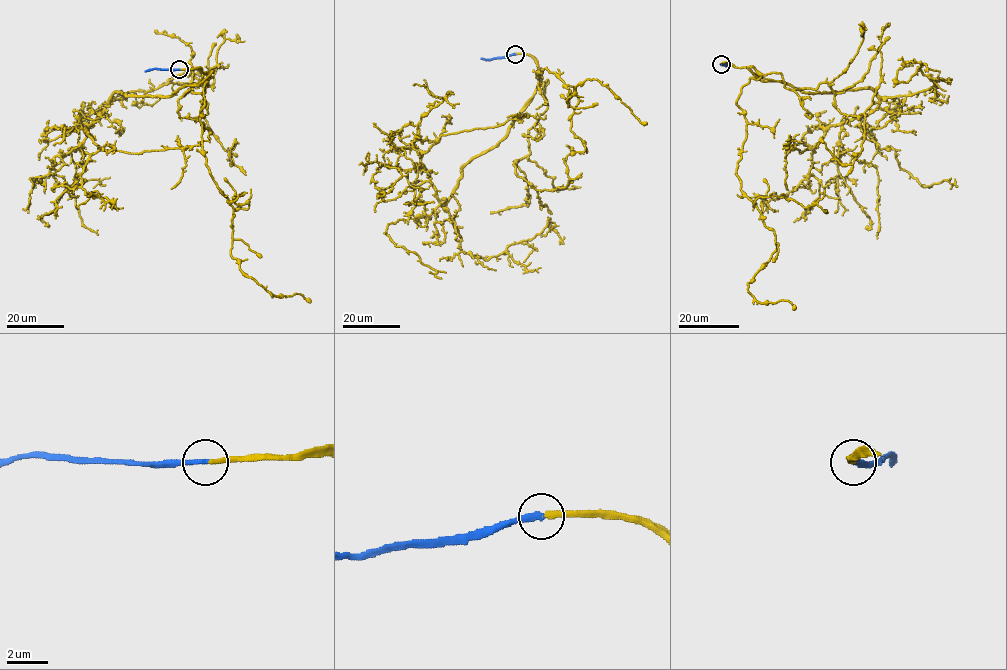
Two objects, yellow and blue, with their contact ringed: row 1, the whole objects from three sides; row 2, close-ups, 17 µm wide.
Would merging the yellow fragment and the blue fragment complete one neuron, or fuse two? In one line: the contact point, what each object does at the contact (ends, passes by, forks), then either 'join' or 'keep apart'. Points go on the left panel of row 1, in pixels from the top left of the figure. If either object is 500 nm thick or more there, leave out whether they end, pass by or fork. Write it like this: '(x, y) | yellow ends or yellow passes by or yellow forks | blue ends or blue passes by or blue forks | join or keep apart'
(179, 69) | yellow ends | blue ends | join

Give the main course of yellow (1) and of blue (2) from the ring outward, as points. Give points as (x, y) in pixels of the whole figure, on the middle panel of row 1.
1: (514, 54), (542, 77), (531, 100), (539, 68), (567, 107), (597, 79), (647, 124)
2: (514, 54), (481, 58)

